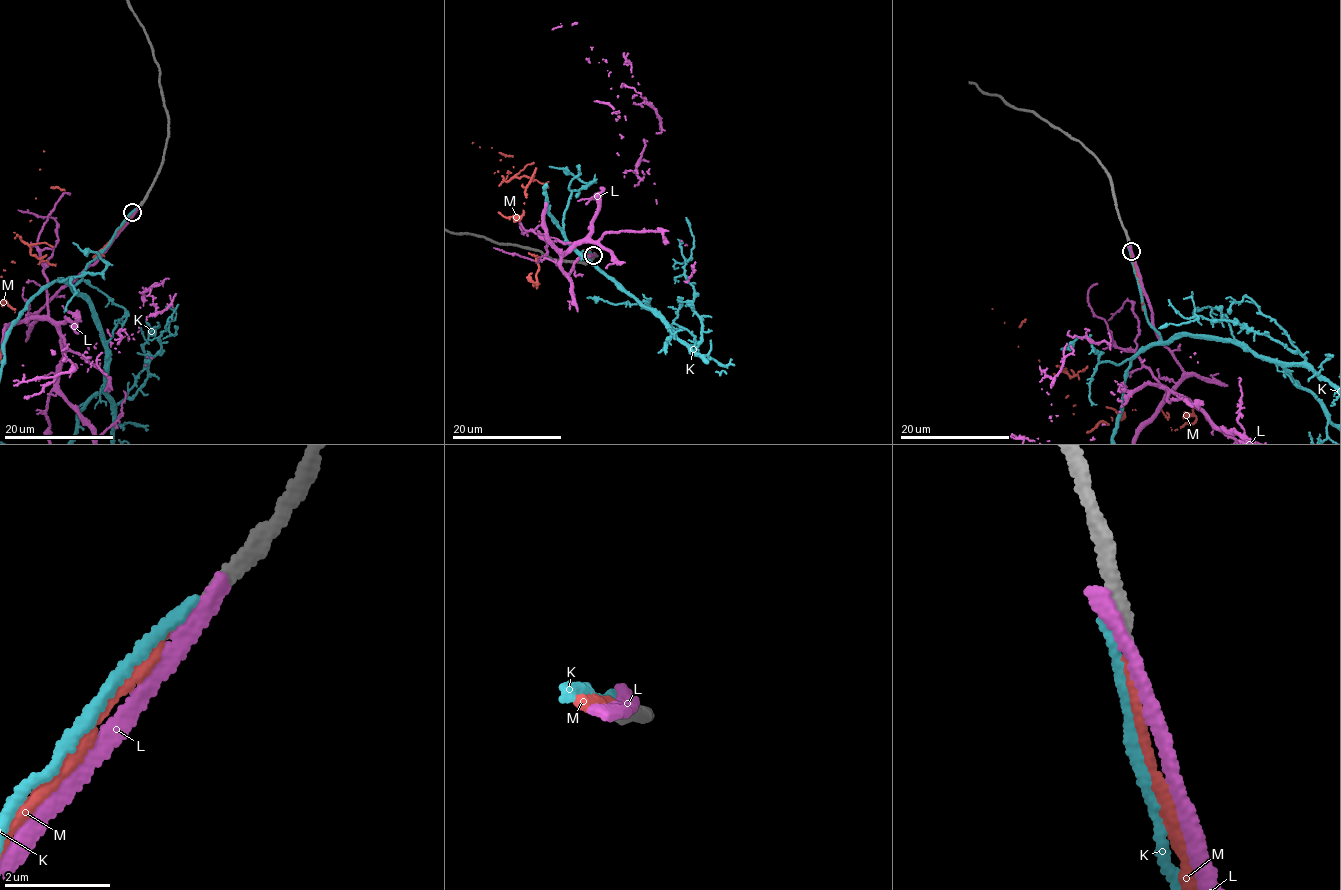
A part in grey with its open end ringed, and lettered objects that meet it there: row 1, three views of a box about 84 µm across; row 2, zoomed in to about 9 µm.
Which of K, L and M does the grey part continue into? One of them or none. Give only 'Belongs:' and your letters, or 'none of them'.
Belongs: M

